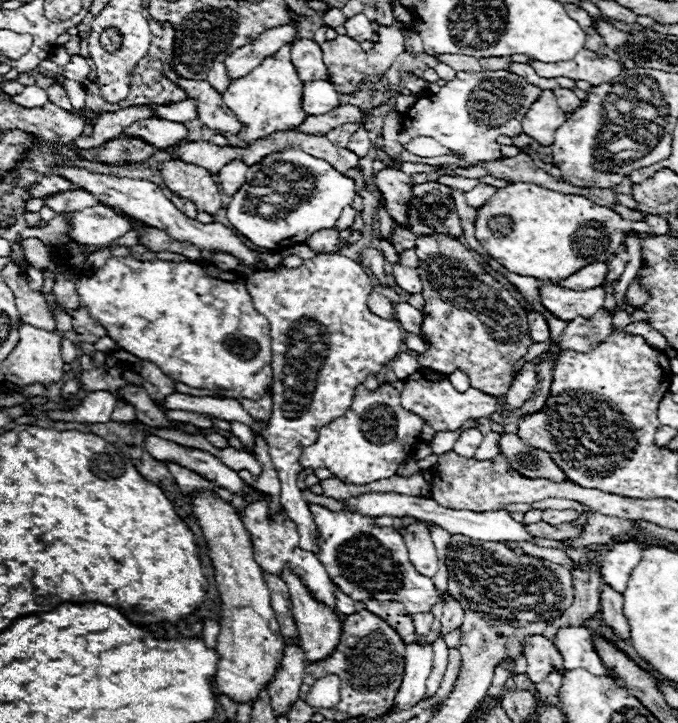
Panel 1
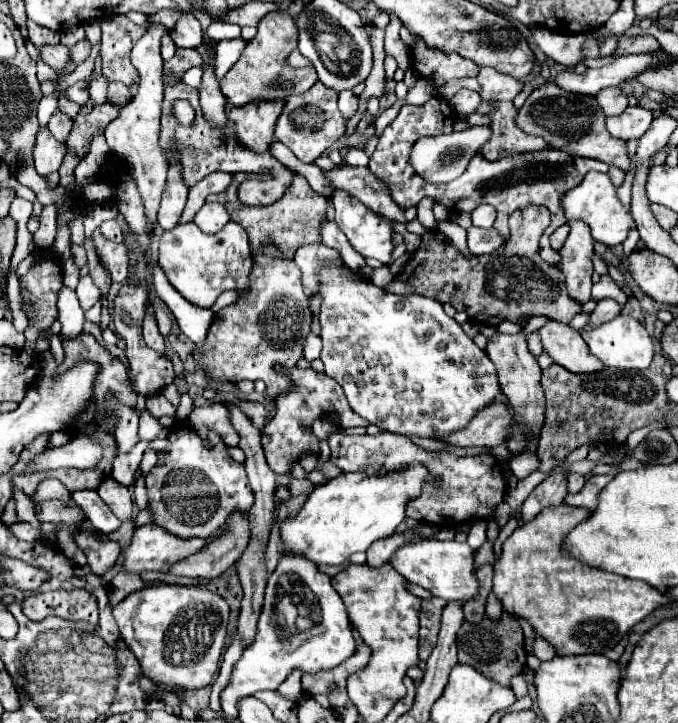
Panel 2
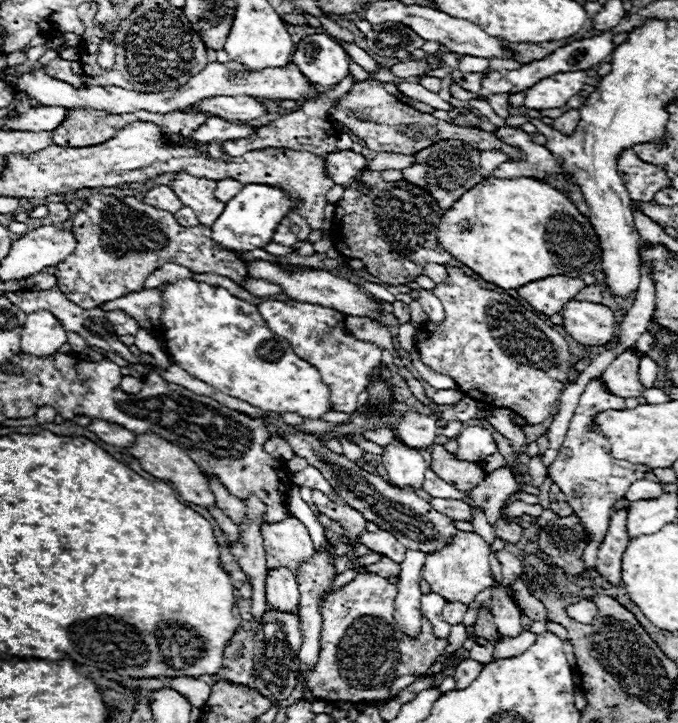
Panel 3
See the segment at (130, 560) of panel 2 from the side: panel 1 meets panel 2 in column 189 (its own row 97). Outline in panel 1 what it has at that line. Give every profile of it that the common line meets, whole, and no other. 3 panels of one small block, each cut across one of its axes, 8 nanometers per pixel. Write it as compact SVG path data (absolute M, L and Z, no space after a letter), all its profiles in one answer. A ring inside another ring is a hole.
M544 90L540 100L530 106L522 120L522 132L532 136L542 146L554 142L554 132L564 124L566 114L560 110L552 90Z

